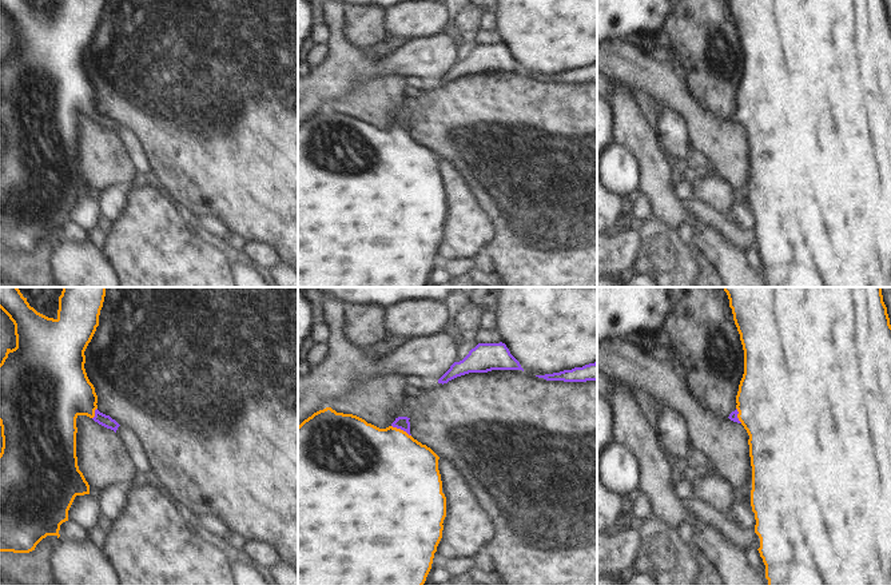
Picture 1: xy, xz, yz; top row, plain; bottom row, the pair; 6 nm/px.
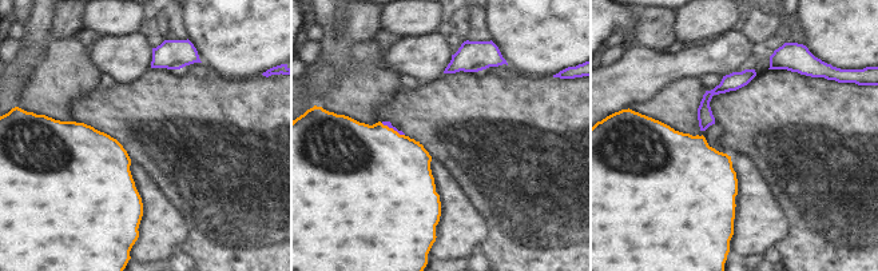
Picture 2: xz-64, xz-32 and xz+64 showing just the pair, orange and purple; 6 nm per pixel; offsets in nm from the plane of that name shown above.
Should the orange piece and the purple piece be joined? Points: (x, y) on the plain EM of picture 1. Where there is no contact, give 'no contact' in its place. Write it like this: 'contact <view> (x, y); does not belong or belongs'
contact xz (400, 130); belongs

